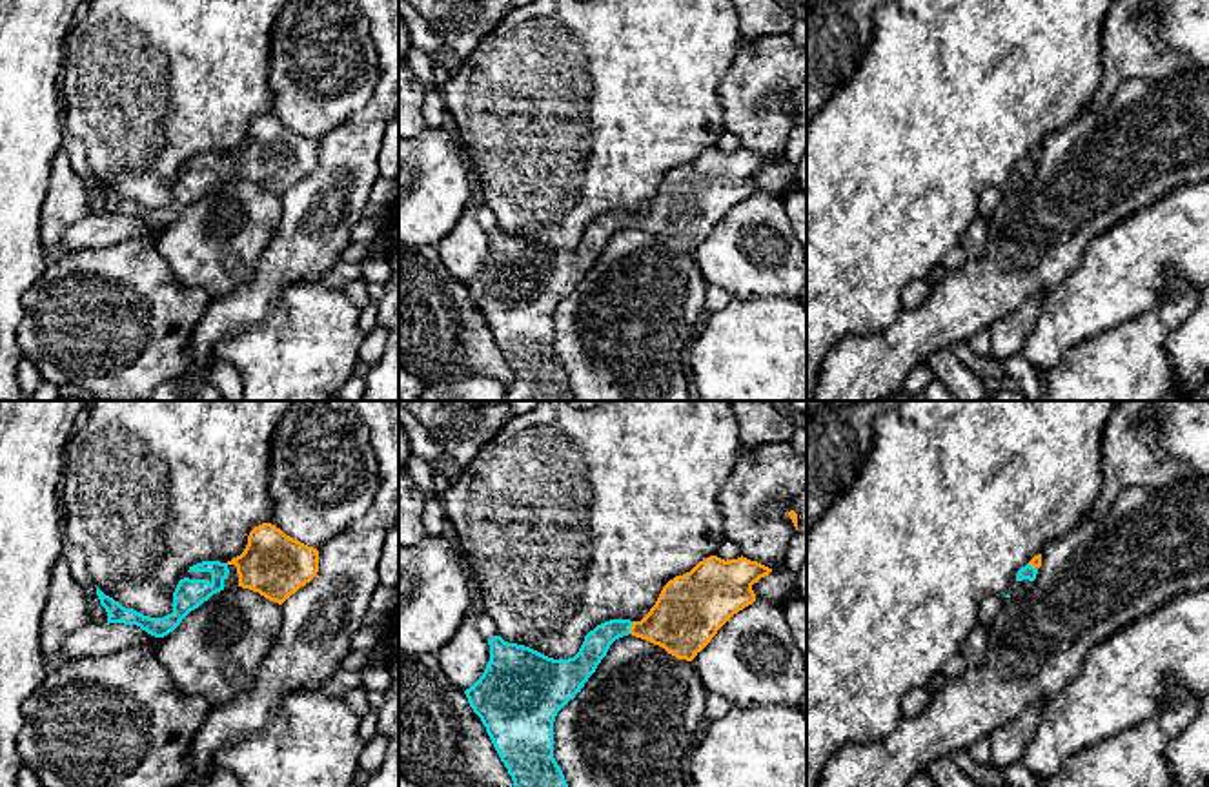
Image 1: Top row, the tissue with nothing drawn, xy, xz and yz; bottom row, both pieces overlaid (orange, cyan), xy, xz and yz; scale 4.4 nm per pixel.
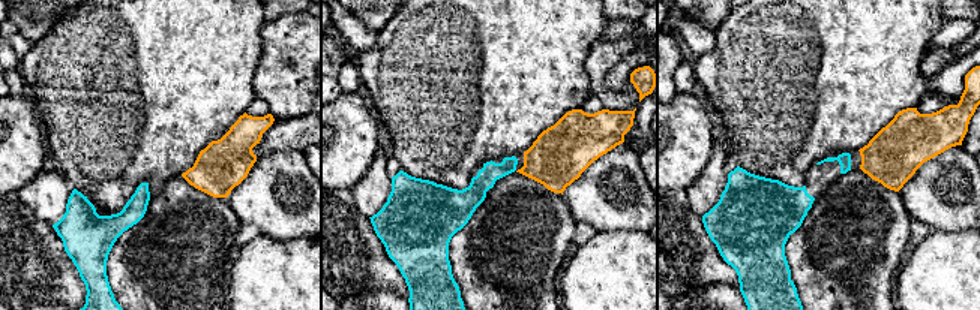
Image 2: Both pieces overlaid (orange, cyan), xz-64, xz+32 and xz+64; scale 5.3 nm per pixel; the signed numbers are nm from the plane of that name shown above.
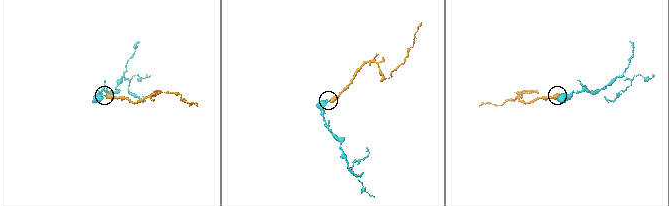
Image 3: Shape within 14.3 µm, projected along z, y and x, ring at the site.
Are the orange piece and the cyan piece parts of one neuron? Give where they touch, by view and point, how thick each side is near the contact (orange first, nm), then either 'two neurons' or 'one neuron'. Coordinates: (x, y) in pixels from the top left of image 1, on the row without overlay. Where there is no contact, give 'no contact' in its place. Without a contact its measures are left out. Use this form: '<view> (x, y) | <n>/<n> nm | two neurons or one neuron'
xz (630, 219) | 300/120 nm | one neuron

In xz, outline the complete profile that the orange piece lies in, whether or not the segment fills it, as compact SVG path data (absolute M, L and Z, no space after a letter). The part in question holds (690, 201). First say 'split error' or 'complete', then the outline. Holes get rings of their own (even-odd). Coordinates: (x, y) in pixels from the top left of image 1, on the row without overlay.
split error; M710 148L690 164L670 171L641 213L610 211L597 217L584 228L579 244L568 251L548 250L501 228L488 231L490 253L464 286L513 372L504 401L574 401L568 375L554 350L554 313L581 284L615 231L632 226L663 239L677 251L692 253L734 206L756 193L752 177L770 164L772 160L743 148L730 153Z

